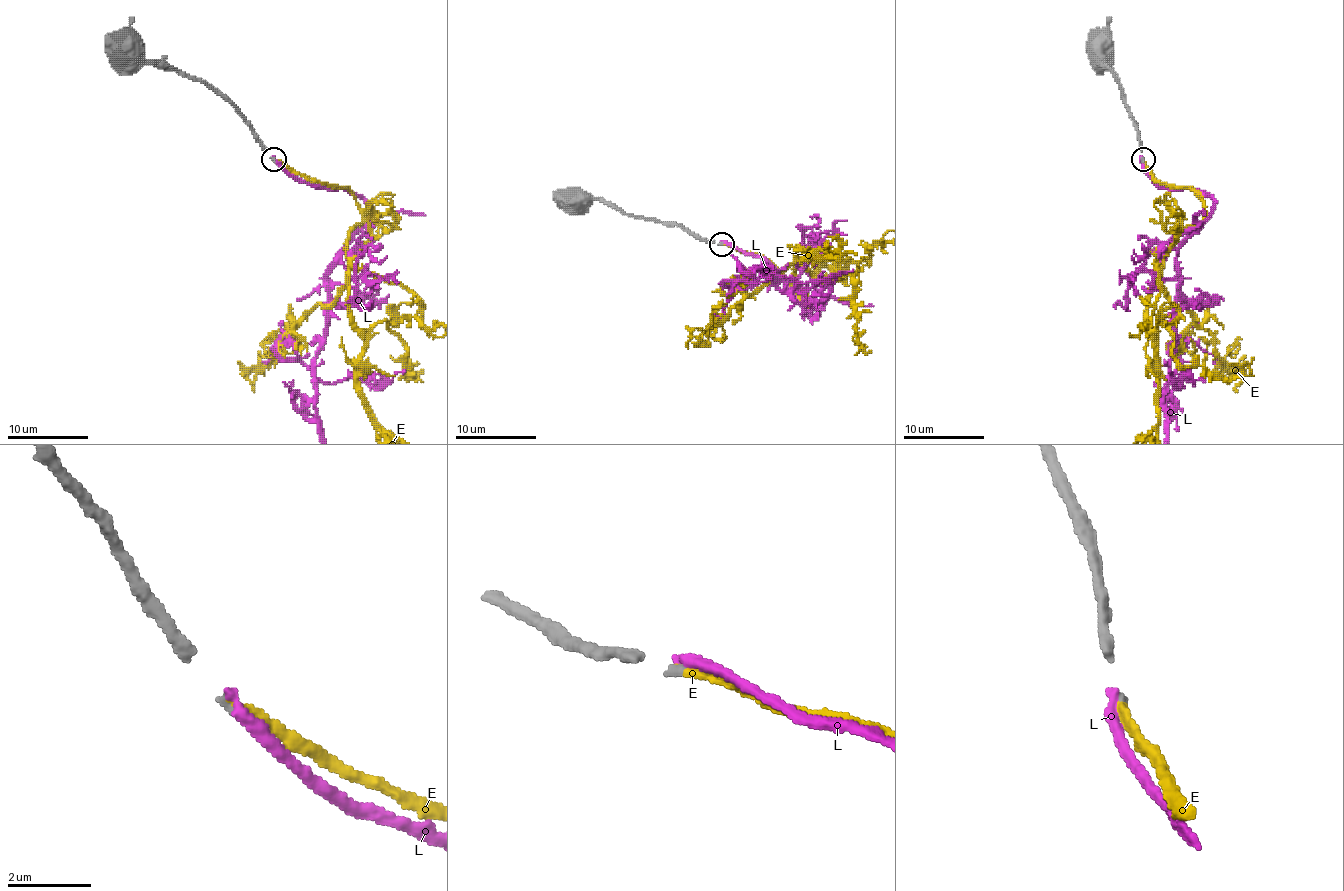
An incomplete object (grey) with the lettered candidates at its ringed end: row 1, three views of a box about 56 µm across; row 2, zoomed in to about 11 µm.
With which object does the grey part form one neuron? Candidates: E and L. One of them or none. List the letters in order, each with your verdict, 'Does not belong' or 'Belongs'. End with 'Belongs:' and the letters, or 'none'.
E: Belongs
L: Does not belong
Belongs: E

